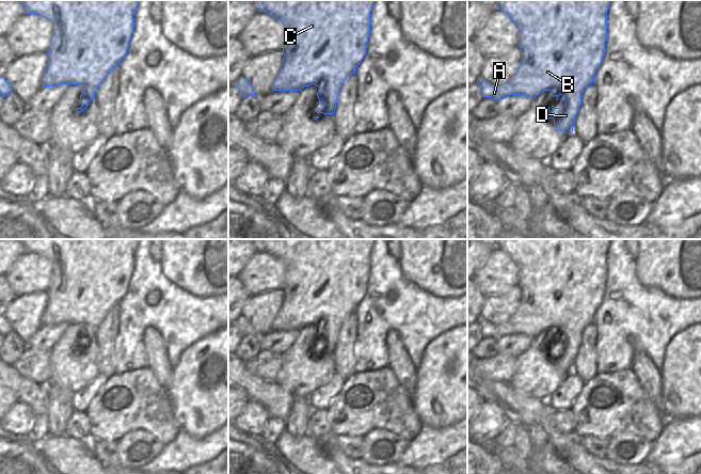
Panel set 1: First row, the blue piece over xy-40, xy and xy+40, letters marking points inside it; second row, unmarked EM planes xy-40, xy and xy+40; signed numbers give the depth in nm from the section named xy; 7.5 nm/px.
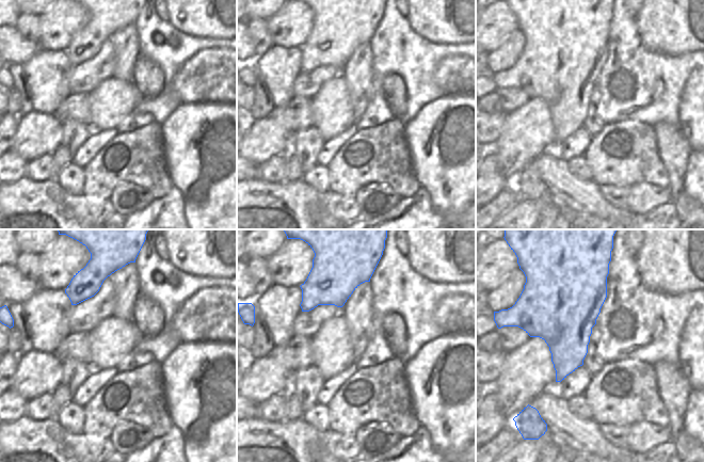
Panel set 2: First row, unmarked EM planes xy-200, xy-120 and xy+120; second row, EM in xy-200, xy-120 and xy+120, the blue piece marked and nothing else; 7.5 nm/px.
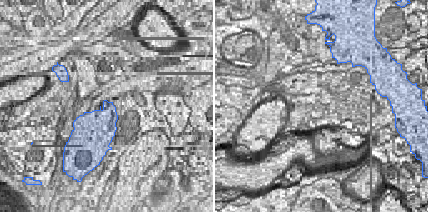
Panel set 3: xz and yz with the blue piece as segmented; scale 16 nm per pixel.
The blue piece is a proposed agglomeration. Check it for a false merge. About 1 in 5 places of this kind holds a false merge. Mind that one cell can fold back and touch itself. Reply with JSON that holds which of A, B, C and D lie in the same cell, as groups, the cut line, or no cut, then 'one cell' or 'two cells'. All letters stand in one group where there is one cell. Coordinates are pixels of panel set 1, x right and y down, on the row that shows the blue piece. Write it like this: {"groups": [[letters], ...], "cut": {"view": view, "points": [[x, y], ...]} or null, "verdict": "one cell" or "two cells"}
{"groups": [["A", "B", "C", "D"]], "cut": null, "verdict": "one cell"}

